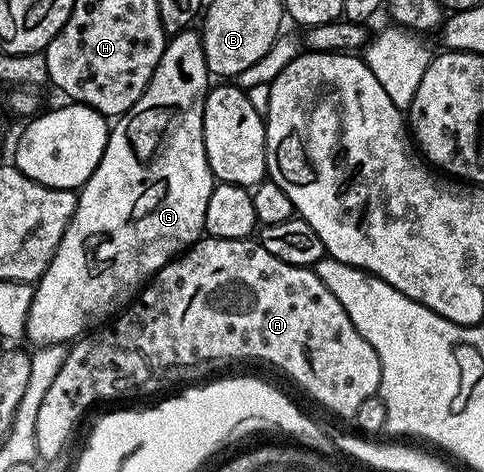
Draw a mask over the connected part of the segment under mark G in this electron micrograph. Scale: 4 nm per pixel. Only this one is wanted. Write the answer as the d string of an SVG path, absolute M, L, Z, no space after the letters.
M195 30L174 33L168 39L167 45L164 46L161 62L157 66L157 70L153 70L153 78L149 82L149 86L145 86L141 98L137 98L137 102L133 102L131 109L124 112L110 125L108 144L105 146L104 154L97 163L97 168L93 170L92 176L78 189L79 201L75 207L73 218L69 222L45 274L34 285L35 293L33 302L29 306L25 336L26 339L31 339L35 346L63 346L68 342L78 340L80 336L100 327L104 322L110 321L138 297L155 273L161 271L168 262L174 260L176 256L190 248L196 240L204 235L205 206L209 206L209 194L213 187L211 167L207 161L205 142L203 141L203 104L207 100L209 91L207 80L209 81L209 73L205 62L202 35Z

